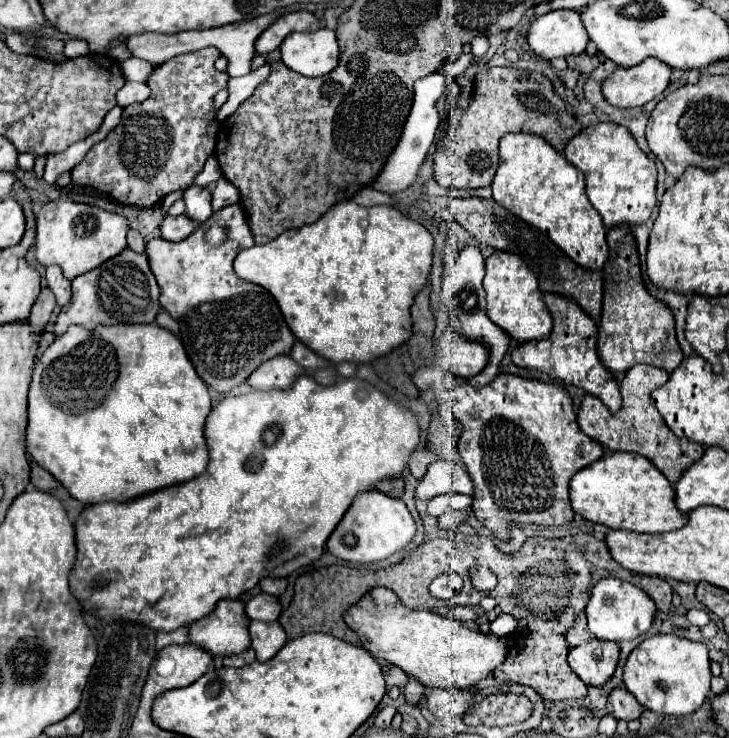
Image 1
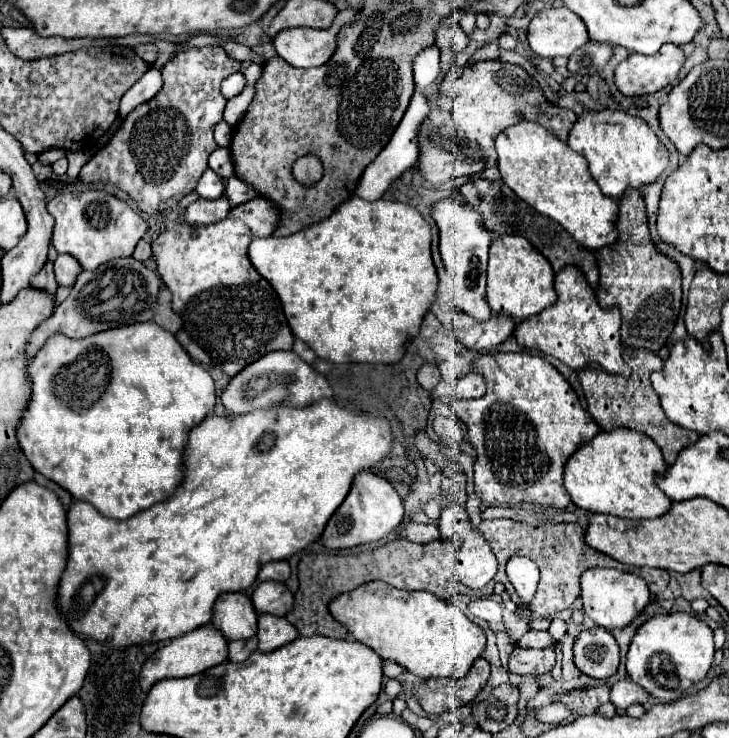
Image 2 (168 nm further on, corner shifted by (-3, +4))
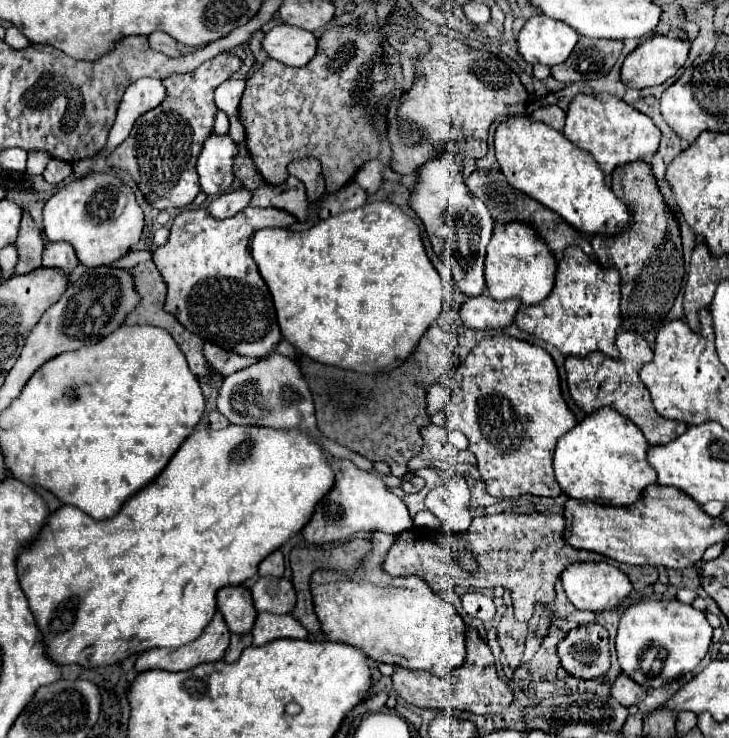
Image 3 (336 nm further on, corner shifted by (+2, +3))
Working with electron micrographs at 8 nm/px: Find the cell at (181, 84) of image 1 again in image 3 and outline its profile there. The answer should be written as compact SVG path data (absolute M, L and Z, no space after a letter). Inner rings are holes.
M224 52L212 60L206 60L190 74L174 74L166 78L166 100L158 108L140 116L130 136L112 152L108 164L124 168L154 208L184 208L192 204L200 192L194 164L206 136L214 128L214 116L218 112L214 104L214 90L218 84L238 72L240 64L242 60L238 56Z

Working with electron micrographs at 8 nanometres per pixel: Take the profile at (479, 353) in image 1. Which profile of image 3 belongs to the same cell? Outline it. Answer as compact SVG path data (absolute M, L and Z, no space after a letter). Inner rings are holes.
M474 296L462 304L460 318L464 326L474 330L484 328L502 328L514 320L514 314L522 306L520 300L504 300L498 302L490 296Z

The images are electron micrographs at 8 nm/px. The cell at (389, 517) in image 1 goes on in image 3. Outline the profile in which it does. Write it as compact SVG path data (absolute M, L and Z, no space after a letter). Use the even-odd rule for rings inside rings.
M328 458L328 464L334 470L334 486L316 504L312 518L302 528L302 536L310 544L334 542L340 538L348 538L360 530L362 532L382 530L388 534L400 534L406 528L414 526L406 504L398 496L394 496L378 476L360 470L352 460L344 458Z

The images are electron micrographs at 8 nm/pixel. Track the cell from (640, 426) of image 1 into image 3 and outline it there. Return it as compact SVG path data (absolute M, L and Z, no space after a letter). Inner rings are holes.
M620 332L618 350L620 350L620 360L612 360L610 356L600 352L592 352L590 356L584 356L584 358L580 356L566 358L566 378L568 378L568 390L572 400L586 414L602 406L616 408L620 414L628 416L642 430L648 444L666 444L676 440L680 434L686 432L686 424L680 420L666 420L664 416L658 416L658 412L652 406L650 392L640 382L640 376L638 376L642 364L652 360L652 348L644 340L644 336L638 336L636 332Z

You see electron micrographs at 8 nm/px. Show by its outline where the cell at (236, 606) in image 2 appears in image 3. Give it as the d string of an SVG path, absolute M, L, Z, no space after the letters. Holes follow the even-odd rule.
M224 586L218 590L218 610L234 634L248 634L256 622L256 608L246 586Z

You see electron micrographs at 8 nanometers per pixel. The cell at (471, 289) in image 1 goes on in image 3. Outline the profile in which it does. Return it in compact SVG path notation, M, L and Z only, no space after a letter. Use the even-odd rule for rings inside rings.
M442 154L438 158L422 164L422 168L418 168L418 172L416 172L418 180L410 194L410 208L422 220L434 252L452 268L460 290L466 296L480 296L484 290L484 254L486 254L486 244L490 242L490 236L492 236L494 220L492 220L486 204L482 200L478 200L470 190L466 190L466 182L462 178L462 168L464 168L462 158L454 156L454 154Z

